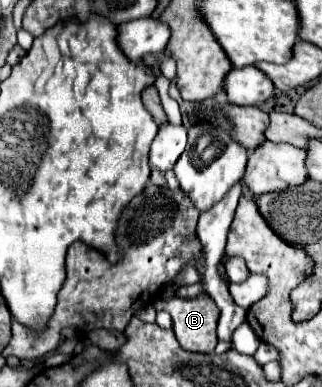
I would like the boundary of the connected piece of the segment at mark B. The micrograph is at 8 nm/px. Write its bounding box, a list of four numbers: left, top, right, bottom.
[155,293,219,353]

